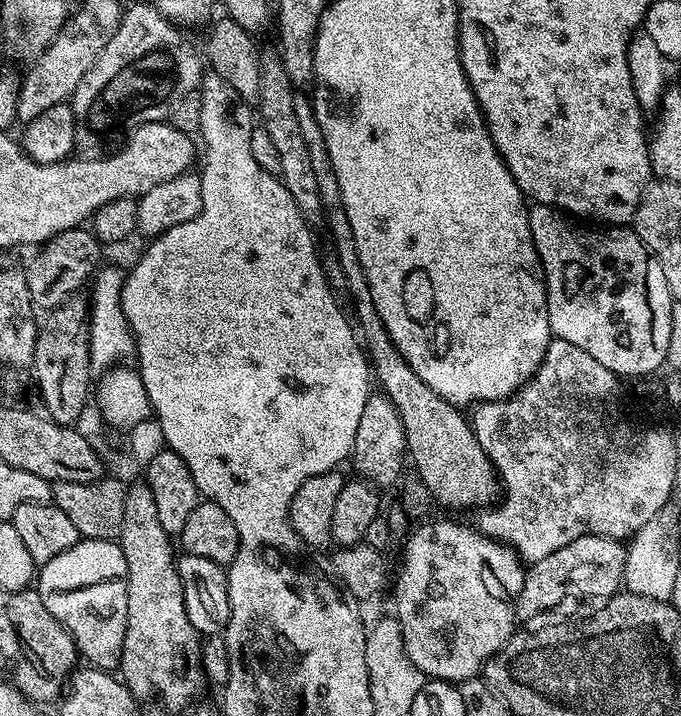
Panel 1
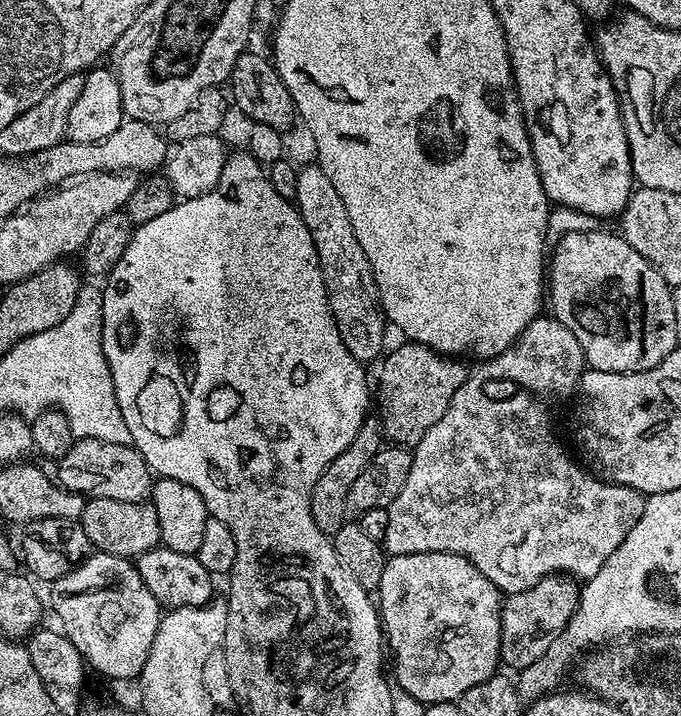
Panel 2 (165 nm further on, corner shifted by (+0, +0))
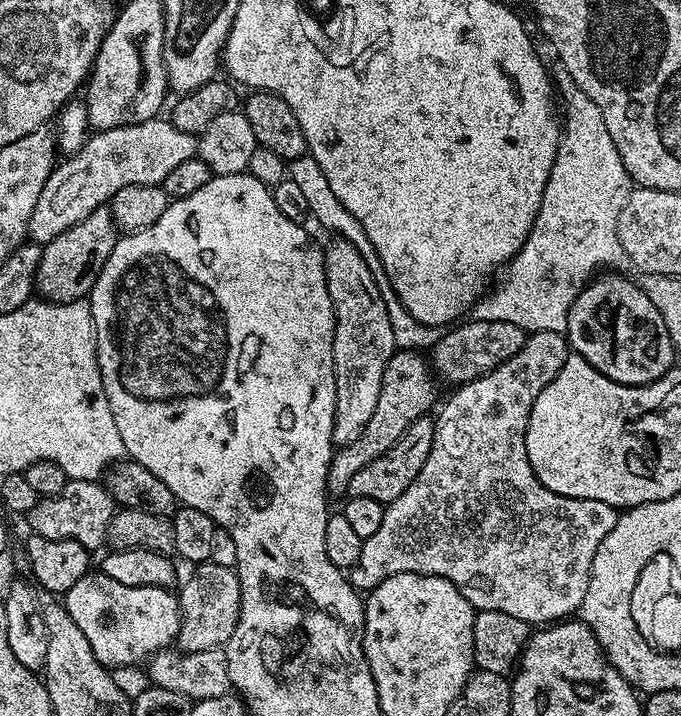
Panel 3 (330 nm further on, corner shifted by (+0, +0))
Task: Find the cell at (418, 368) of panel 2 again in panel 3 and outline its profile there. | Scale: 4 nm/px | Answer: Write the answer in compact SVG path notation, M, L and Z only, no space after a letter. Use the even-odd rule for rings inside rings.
M475 318L469 320L469 324L460 322L448 330L453 332L445 331L437 344L430 349L430 363L435 375L443 383L445 380L452 384L451 386L469 384L470 381L485 376L490 370L502 366L502 362L514 358L514 354L522 350L526 339L526 333L511 322L486 322Z

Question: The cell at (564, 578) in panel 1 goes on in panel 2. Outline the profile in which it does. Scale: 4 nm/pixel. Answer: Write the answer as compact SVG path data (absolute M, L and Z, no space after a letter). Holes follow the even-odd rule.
M567 574L544 576L530 590L513 592L503 597L500 605L500 659L506 669L529 668L550 650L554 638L566 630L566 622L580 601L581 585Z

